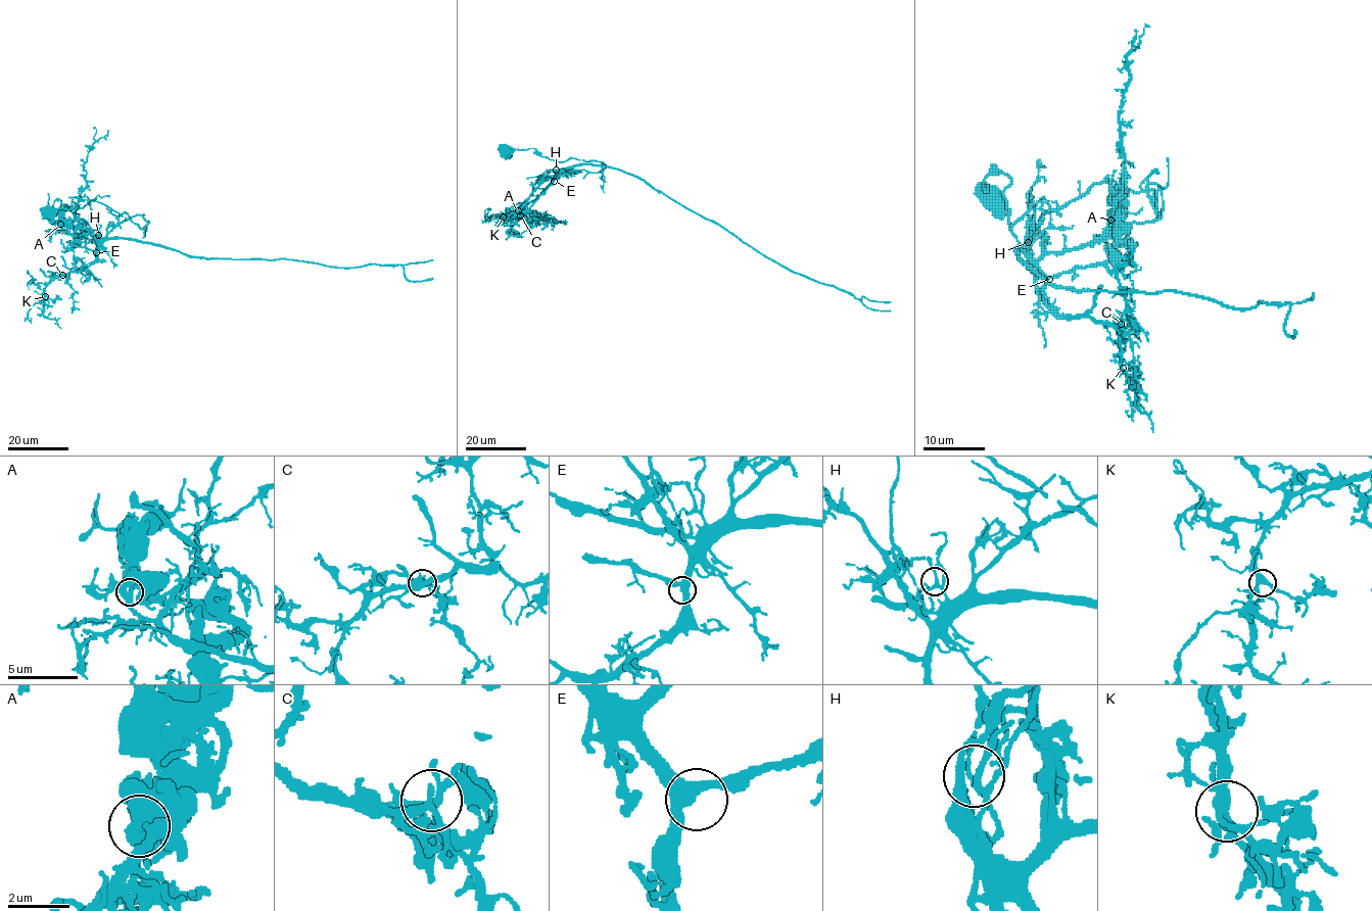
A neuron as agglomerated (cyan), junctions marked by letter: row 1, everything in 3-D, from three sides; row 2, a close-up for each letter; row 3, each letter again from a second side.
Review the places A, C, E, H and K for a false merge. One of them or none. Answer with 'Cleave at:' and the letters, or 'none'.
Cleave at: A

